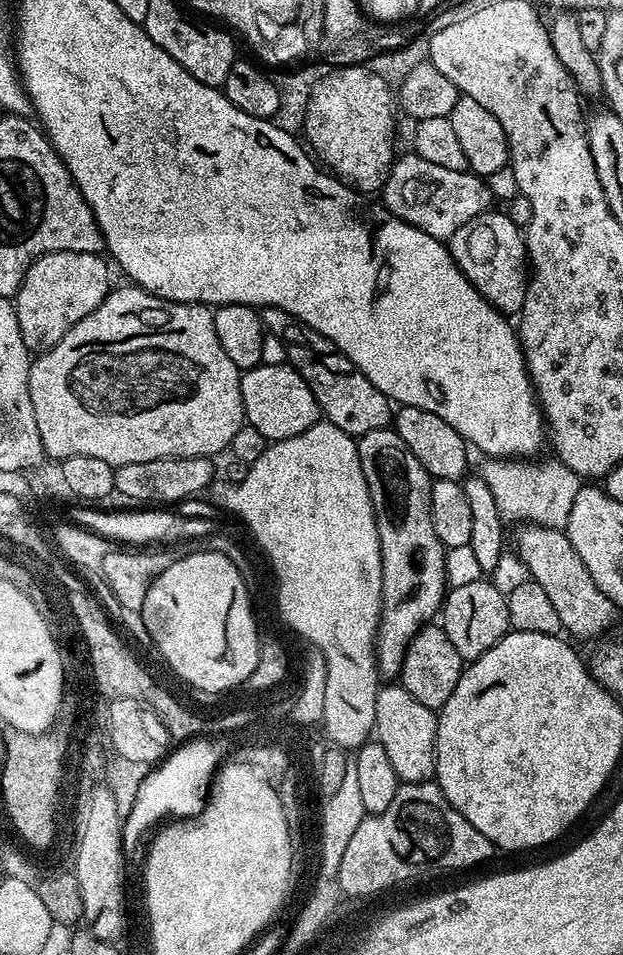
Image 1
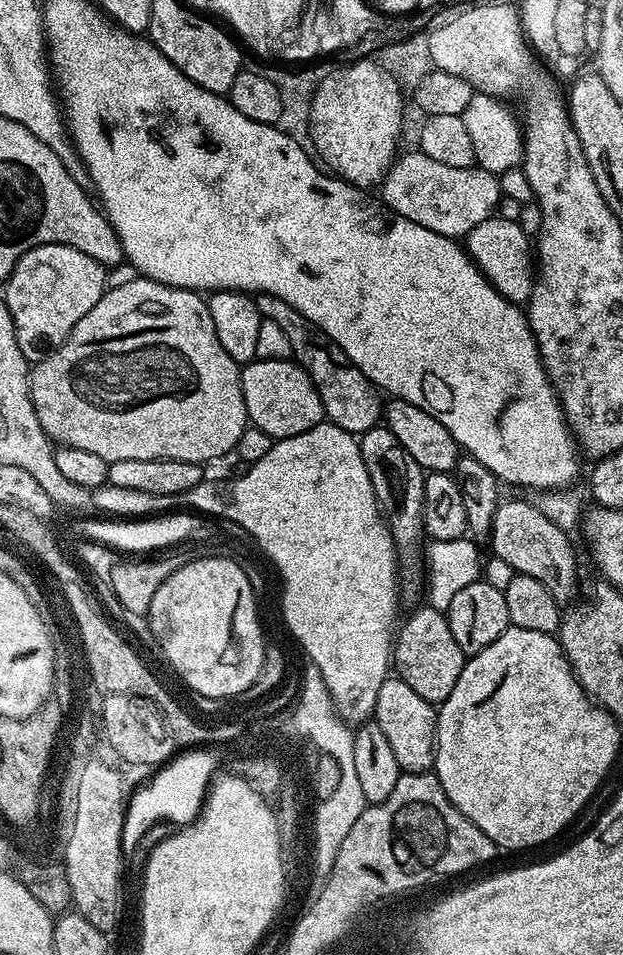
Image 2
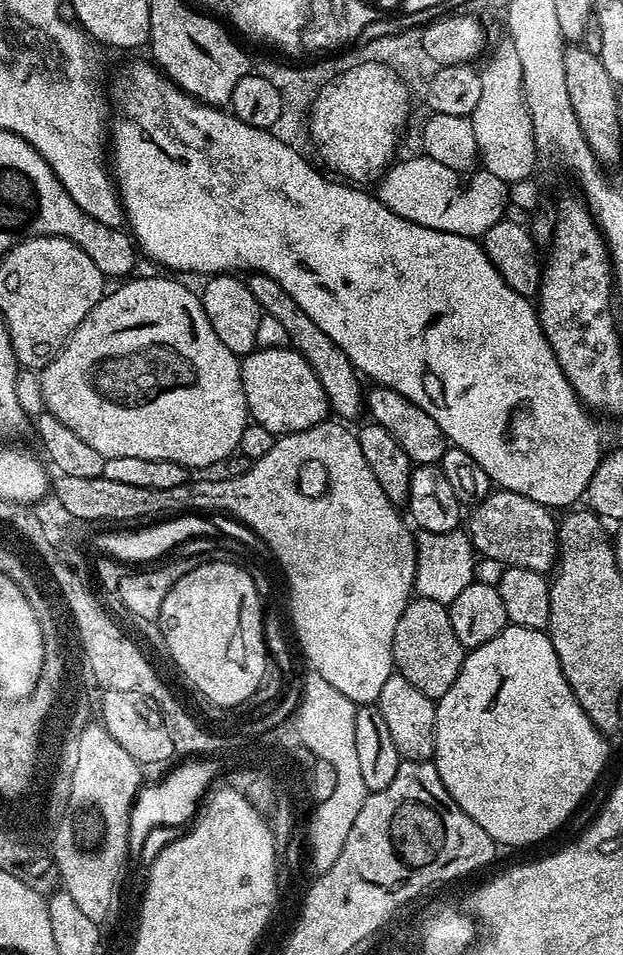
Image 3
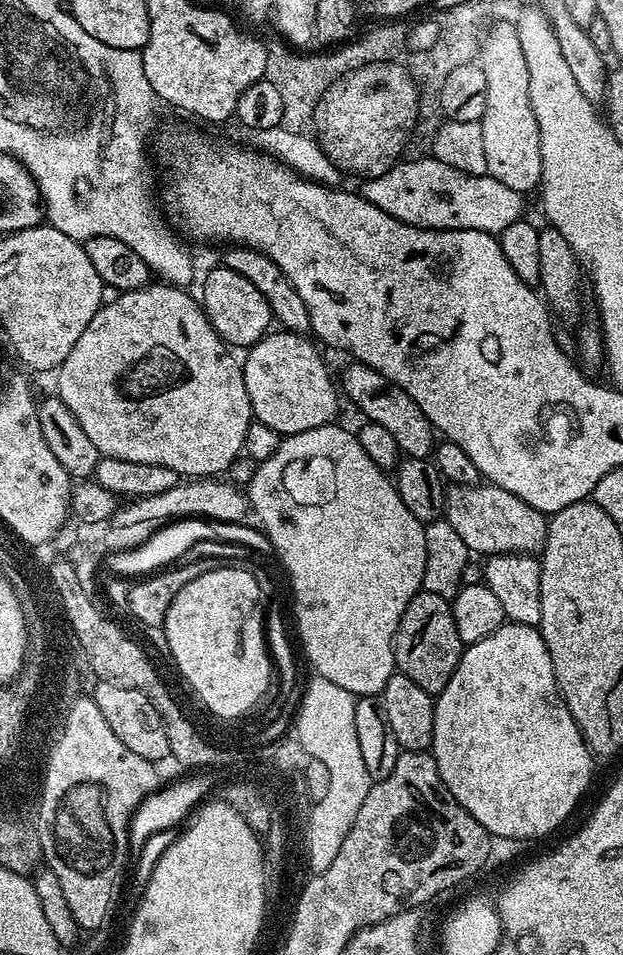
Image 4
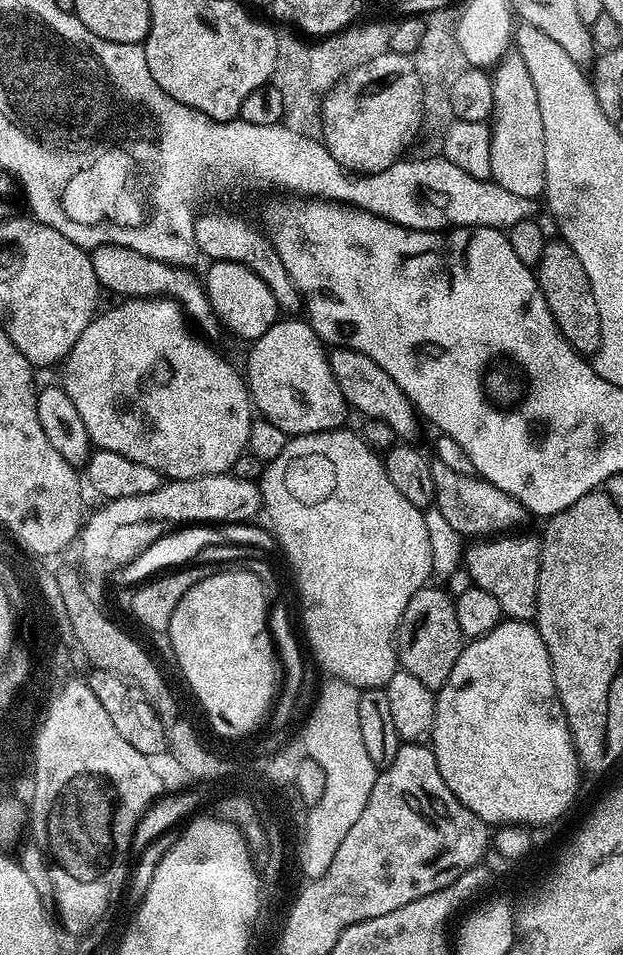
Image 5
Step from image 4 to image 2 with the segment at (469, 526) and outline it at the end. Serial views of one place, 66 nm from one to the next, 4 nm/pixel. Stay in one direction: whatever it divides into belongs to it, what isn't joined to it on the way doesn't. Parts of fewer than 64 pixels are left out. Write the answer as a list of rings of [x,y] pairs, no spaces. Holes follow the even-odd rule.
[[[501,499],[492,523],[491,555],[495,559],[507,562],[513,573],[538,578],[550,594],[554,594],[556,603],[564,606],[567,600],[576,596],[576,583],[580,580],[580,572],[576,569],[576,552],[572,549],[573,537],[554,526],[546,514],[535,504],[527,504],[524,500]]]

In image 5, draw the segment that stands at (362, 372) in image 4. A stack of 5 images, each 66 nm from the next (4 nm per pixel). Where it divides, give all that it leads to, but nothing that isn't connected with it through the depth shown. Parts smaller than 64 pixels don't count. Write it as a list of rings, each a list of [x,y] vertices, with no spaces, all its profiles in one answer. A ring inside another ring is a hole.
[[[337,347],[328,352],[328,361],[338,382],[338,390],[342,390],[344,401],[353,413],[361,412],[365,421],[378,419],[386,422],[397,441],[415,441],[415,436],[420,432],[420,424],[422,425],[421,417],[398,386],[398,382],[394,382],[394,378],[390,378],[390,374],[386,374],[386,370],[378,366],[378,362],[366,358],[366,354],[358,354],[358,350]]]

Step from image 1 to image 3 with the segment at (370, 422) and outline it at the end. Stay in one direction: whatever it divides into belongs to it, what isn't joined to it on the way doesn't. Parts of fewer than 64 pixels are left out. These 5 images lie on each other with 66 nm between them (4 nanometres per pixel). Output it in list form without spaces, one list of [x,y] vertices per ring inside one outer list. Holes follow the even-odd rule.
[[[254,272],[247,277],[246,283],[250,294],[254,294],[261,313],[267,319],[269,316],[280,323],[281,330],[288,335],[287,343],[297,352],[301,352],[306,362],[310,362],[314,374],[318,374],[318,382],[322,382],[322,390],[328,399],[329,409],[335,415],[337,412],[341,416],[337,417],[344,422],[352,422],[348,420],[354,419],[359,412],[363,413],[366,408],[366,388],[365,385],[360,385],[361,377],[356,367],[346,358],[346,354],[342,354],[342,350],[334,346],[334,342],[330,342],[330,338],[326,338],[326,334],[322,334],[322,330],[318,330],[318,326],[314,326],[310,318],[306,318],[306,310],[302,310],[302,306],[298,306],[298,302],[294,302],[294,298],[290,298],[290,294],[286,294],[286,290],[282,290],[282,286],[274,282],[274,278],[261,272]]]

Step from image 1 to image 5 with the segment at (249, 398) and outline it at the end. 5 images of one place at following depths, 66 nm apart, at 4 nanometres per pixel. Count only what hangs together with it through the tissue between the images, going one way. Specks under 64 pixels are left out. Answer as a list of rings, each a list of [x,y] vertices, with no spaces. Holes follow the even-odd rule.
[[[280,318],[262,338],[251,341],[248,352],[248,372],[246,383],[248,395],[251,396],[255,411],[263,419],[274,422],[278,430],[282,430],[289,438],[315,432],[334,432],[345,427],[344,419],[350,416],[350,409],[342,390],[338,390],[338,382],[332,373],[328,361],[328,352],[312,325],[304,318]]]

